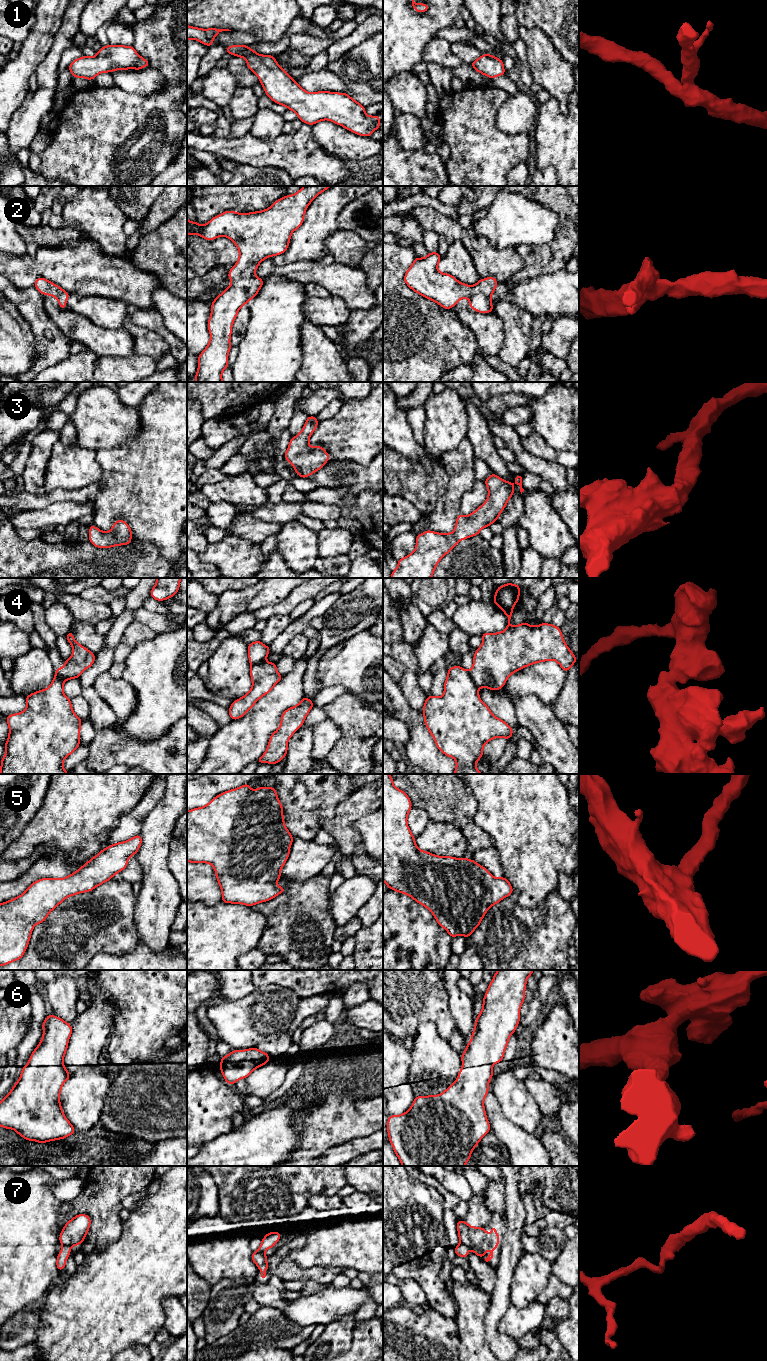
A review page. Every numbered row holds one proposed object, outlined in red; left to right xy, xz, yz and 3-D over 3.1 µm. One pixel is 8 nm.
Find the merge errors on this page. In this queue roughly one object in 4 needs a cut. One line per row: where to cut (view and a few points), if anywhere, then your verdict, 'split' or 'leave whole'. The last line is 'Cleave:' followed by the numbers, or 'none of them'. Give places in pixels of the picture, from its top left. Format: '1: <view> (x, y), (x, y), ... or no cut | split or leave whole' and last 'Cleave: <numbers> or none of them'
1: no cut | leave whole
2: no cut | leave whole
3: no cut | leave whole
4: yz (467, 671), (478, 688) | split
5: no cut | leave whole
6: no cut | leave whole
7: yz (460, 1243), (468, 1248) | split
Cleave: 4, 7

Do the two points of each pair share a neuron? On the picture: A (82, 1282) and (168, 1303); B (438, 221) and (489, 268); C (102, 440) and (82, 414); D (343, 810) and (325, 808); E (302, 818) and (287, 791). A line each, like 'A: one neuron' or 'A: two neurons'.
A: two neurons
B: one neuron
C: one neuron
D: two neurons
E: one neuron

